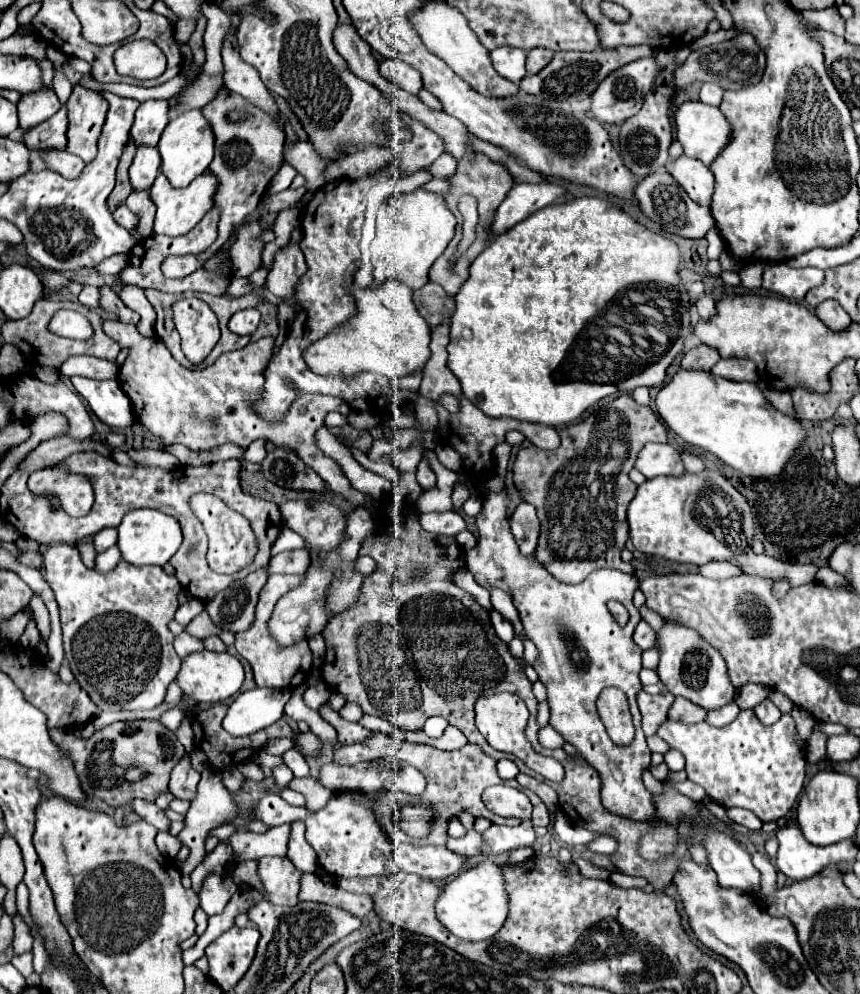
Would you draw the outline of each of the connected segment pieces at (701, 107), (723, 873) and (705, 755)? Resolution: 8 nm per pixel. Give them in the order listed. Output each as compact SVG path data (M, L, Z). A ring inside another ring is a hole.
M686 101L680 107L676 107L674 121L676 121L676 137L684 147L684 155L700 159L704 165L710 165L718 157L718 153L722 153L722 149L726 149L726 145L730 143L732 129L718 107L706 105L702 101Z
M712 827L702 829L702 845L708 853L708 863L718 875L722 887L736 887L748 893L760 891L760 873L752 865L752 857L744 851L736 839Z
M742 709L738 717L726 727L712 727L706 721L688 725L682 721L664 719L656 731L672 749L678 749L686 759L686 773L688 779L704 787L704 791L722 807L744 807L752 811L762 823L778 821L786 817L798 799L802 785L804 785L804 767L806 767L806 745L796 733L794 719L790 715L782 715L782 719L770 727L762 725L760 719L752 709Z

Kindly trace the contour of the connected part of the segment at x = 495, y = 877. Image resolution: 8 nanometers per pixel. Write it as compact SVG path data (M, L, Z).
M482 859L476 867L462 871L454 881L446 883L444 893L436 901L440 923L456 937L466 941L484 941L498 933L508 915L508 893L504 887L502 867L492 859Z

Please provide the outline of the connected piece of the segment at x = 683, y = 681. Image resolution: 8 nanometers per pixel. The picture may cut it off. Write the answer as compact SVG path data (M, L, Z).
M664 621L656 635L656 647L660 651L656 673L672 695L684 697L704 709L720 709L734 701L736 689L726 673L726 661L722 661L718 649L714 649L708 641L702 641L700 633L686 625L678 625L676 621Z

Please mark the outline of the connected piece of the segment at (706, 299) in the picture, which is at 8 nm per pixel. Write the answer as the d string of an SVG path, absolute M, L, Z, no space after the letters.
M706 293L696 301L696 309L698 309L700 319L710 319L710 317L714 317L714 313L716 313L716 305L714 305L712 297L706 295Z

